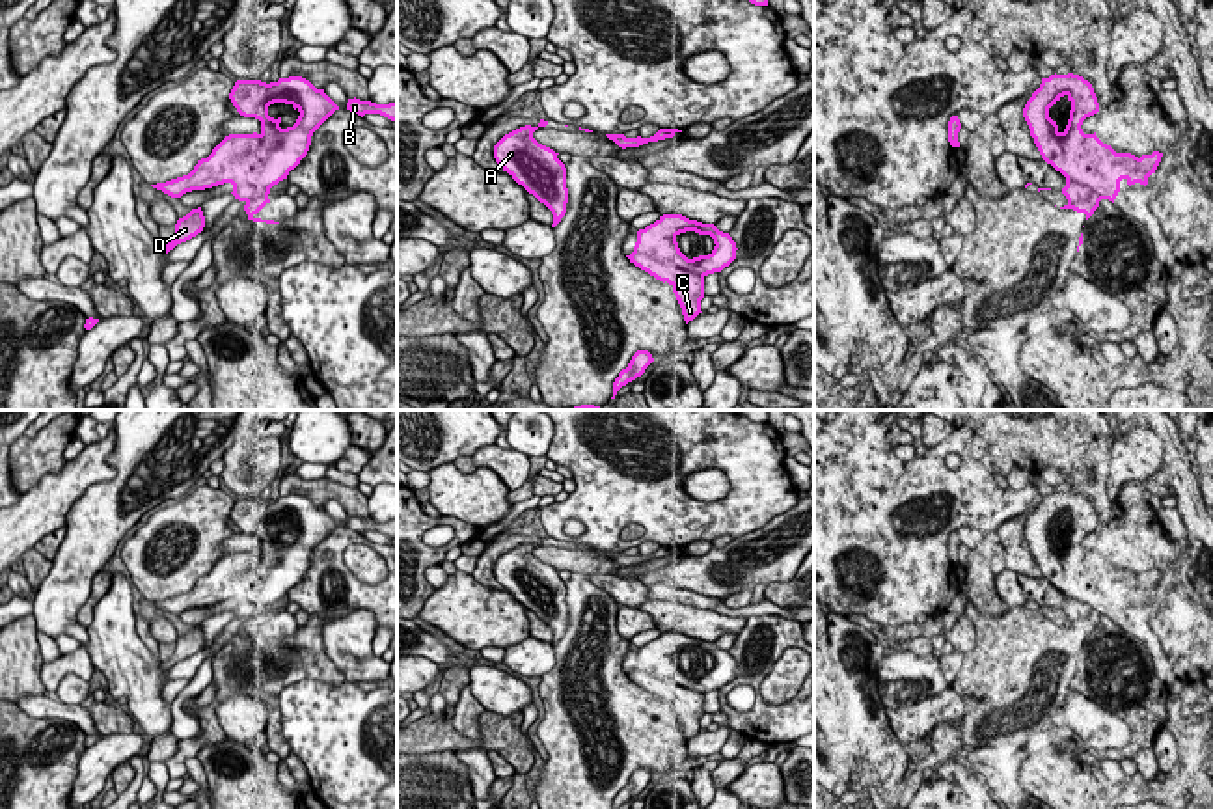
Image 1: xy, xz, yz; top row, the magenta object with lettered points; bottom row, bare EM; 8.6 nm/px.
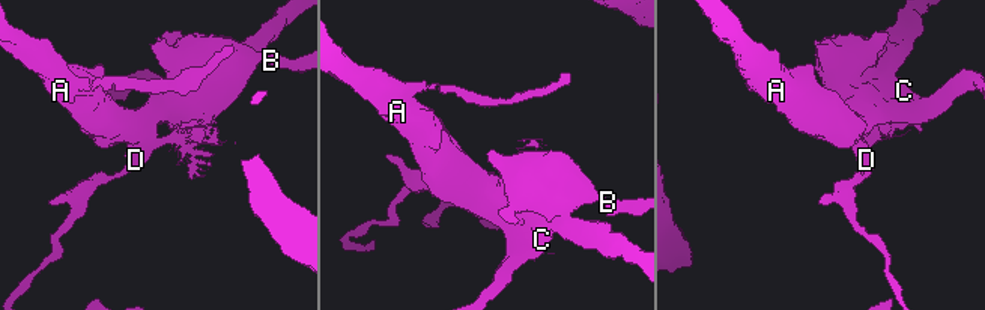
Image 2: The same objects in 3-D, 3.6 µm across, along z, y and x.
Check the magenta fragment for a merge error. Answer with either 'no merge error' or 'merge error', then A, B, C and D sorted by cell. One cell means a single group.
no merge error; groups A B C D

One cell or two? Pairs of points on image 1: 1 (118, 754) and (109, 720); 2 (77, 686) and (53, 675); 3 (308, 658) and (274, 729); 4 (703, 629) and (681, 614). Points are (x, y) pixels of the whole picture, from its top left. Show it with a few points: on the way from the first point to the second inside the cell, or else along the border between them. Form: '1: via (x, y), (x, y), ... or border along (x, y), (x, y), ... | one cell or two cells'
1: border along (133, 729), (103, 737) | two cells
2: border along (88, 681), (68, 673), (54, 690) | two cells
3: via (289, 671), (272, 688), (274, 711) | one cell
4: via (697, 623), (686, 619) | one cell

